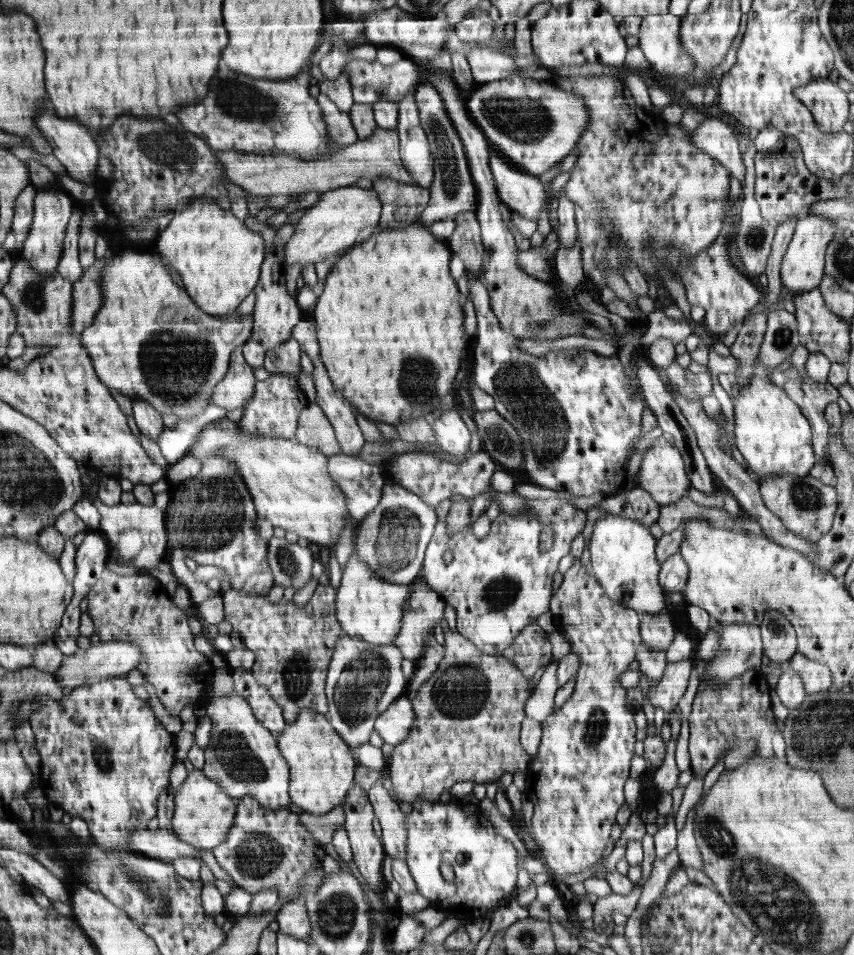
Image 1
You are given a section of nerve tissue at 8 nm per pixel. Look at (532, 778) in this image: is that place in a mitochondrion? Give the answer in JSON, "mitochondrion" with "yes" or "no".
{"mitochondrion":"no"}

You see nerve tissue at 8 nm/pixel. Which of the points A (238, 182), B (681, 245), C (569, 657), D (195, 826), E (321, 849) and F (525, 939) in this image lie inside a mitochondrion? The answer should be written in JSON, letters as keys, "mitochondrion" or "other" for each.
{"A":"other","B":"other","C":"other","D":"other","E":"other","F":"mitochondrion"}

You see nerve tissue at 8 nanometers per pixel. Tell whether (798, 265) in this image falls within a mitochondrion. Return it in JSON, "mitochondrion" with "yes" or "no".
{"mitochondrion":"no"}

